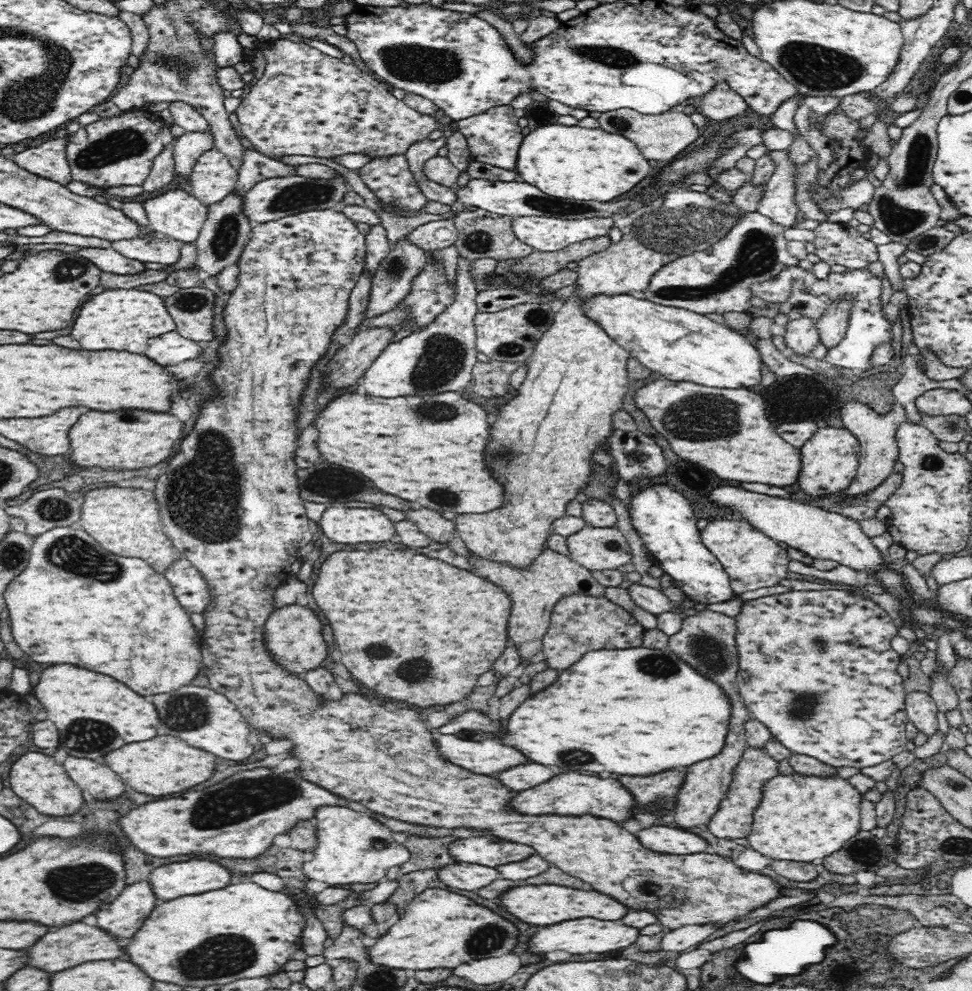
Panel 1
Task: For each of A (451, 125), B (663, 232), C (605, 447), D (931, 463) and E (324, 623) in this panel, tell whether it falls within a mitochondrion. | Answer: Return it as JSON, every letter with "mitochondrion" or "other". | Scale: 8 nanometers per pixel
{"A":"other","B":"mitochondrion","C":"other","D":"mitochondrion","E":"other"}

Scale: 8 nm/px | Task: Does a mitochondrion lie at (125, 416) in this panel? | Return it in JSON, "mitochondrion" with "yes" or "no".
{"mitochondrion":"yes"}

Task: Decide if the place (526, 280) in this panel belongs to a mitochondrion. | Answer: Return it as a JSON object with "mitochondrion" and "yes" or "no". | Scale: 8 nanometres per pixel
{"mitochondrion":"no"}

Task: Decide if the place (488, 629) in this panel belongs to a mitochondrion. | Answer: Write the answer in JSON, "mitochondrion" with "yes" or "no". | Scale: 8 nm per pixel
{"mitochondrion":"no"}

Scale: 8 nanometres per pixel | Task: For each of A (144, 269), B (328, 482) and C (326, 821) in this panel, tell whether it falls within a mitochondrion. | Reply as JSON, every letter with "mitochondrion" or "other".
{"A":"other","B":"mitochondrion","C":"other"}

